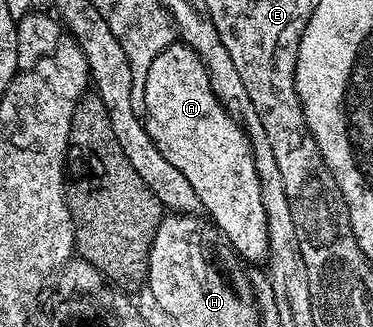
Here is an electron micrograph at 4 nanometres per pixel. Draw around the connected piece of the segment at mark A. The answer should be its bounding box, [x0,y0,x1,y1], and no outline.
[143,41,269,265]

